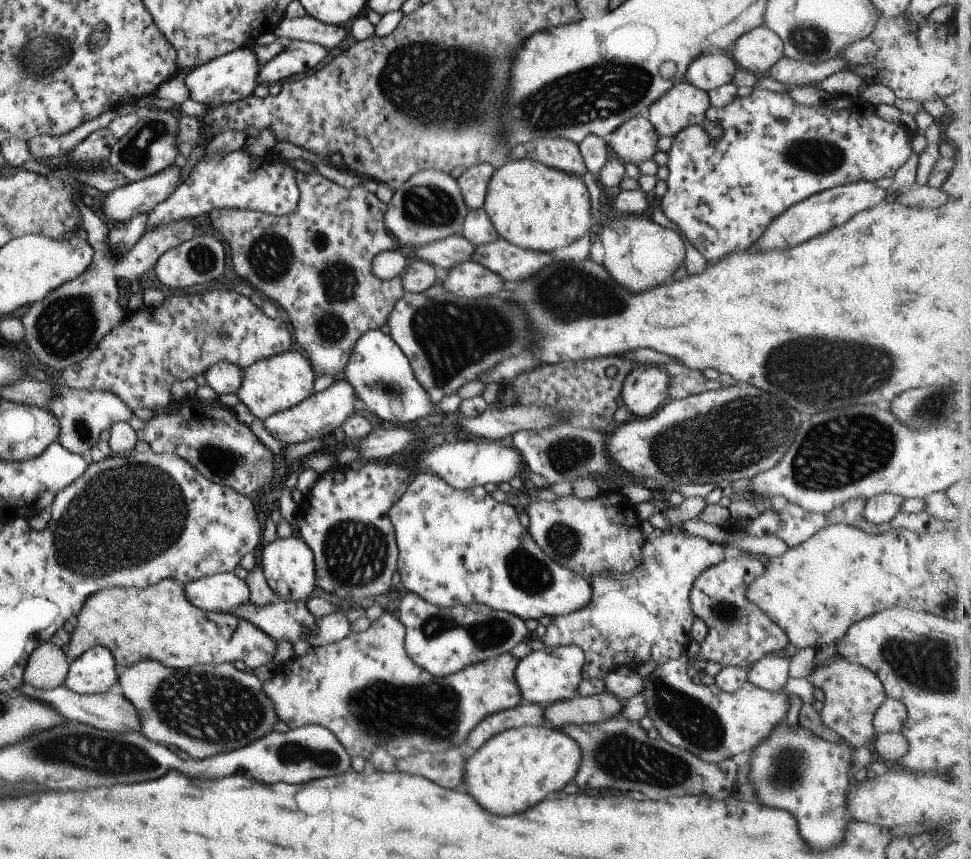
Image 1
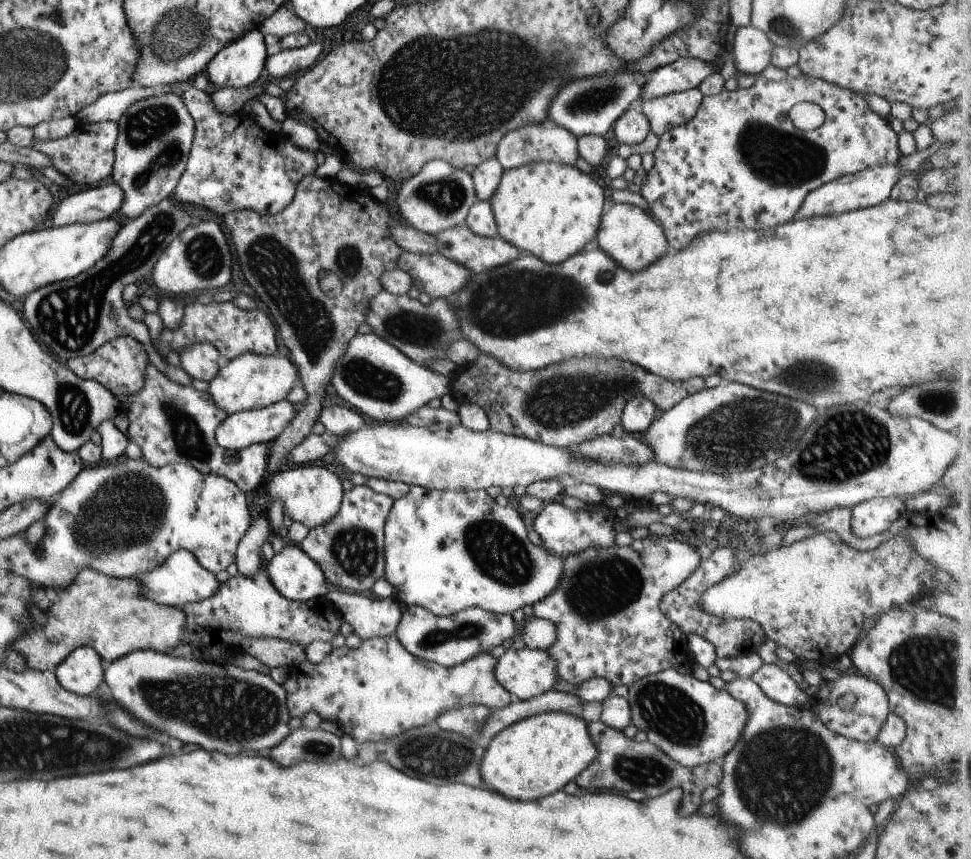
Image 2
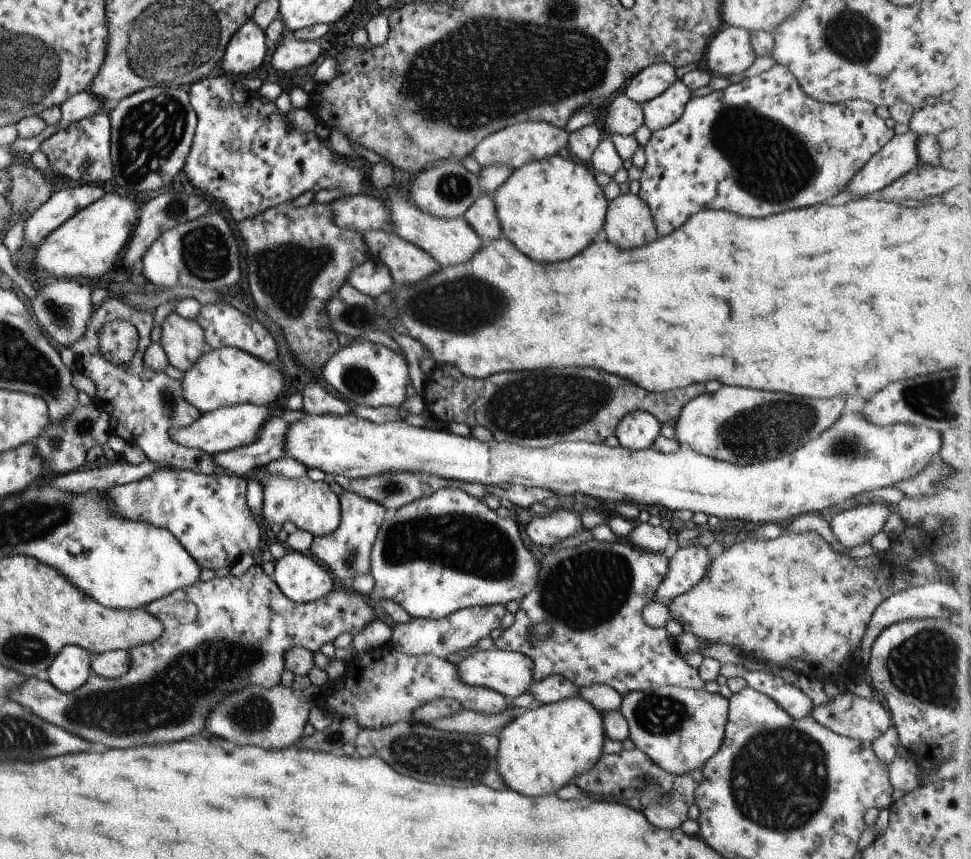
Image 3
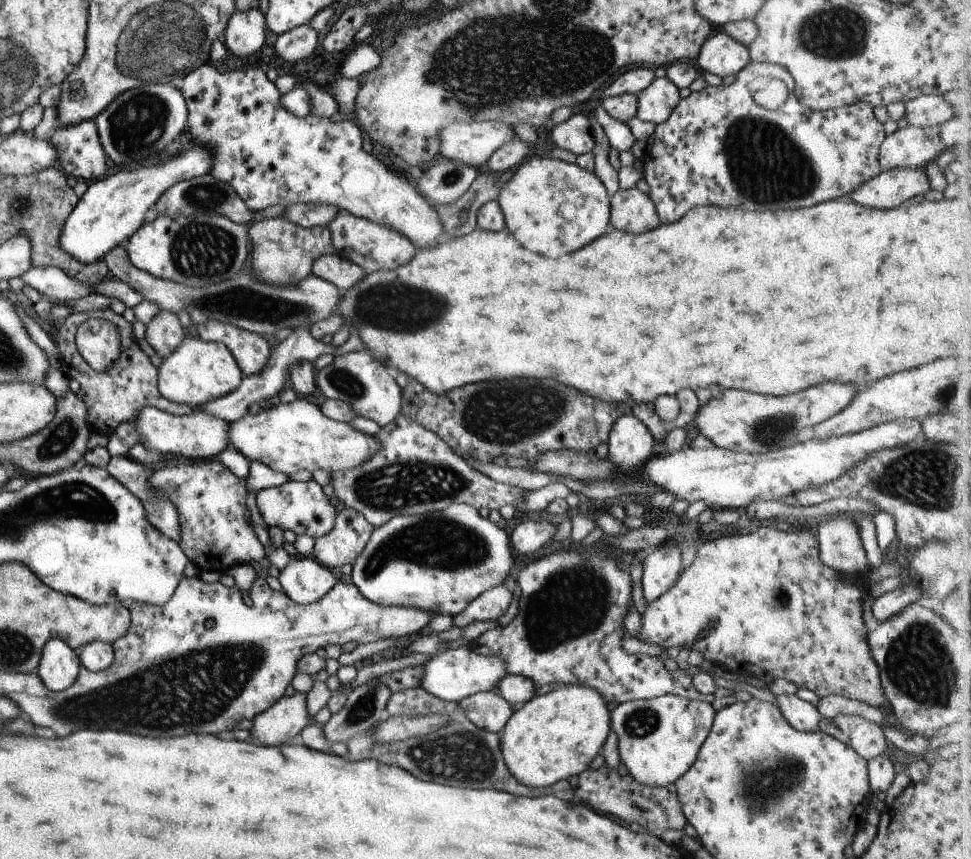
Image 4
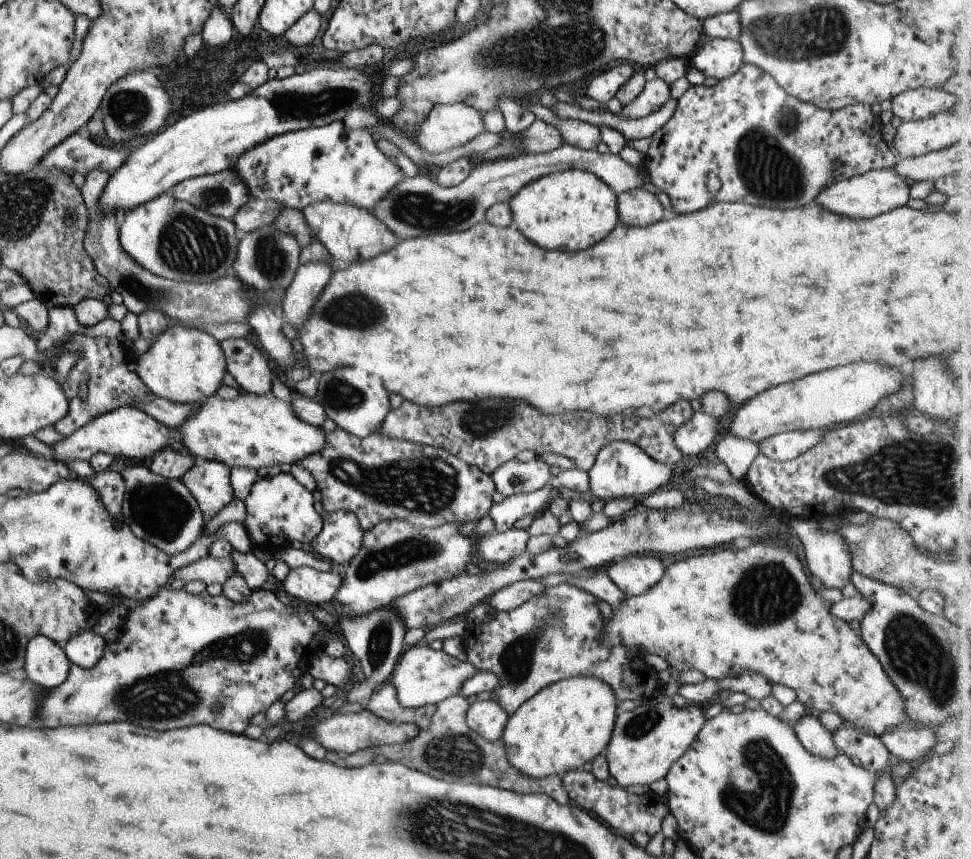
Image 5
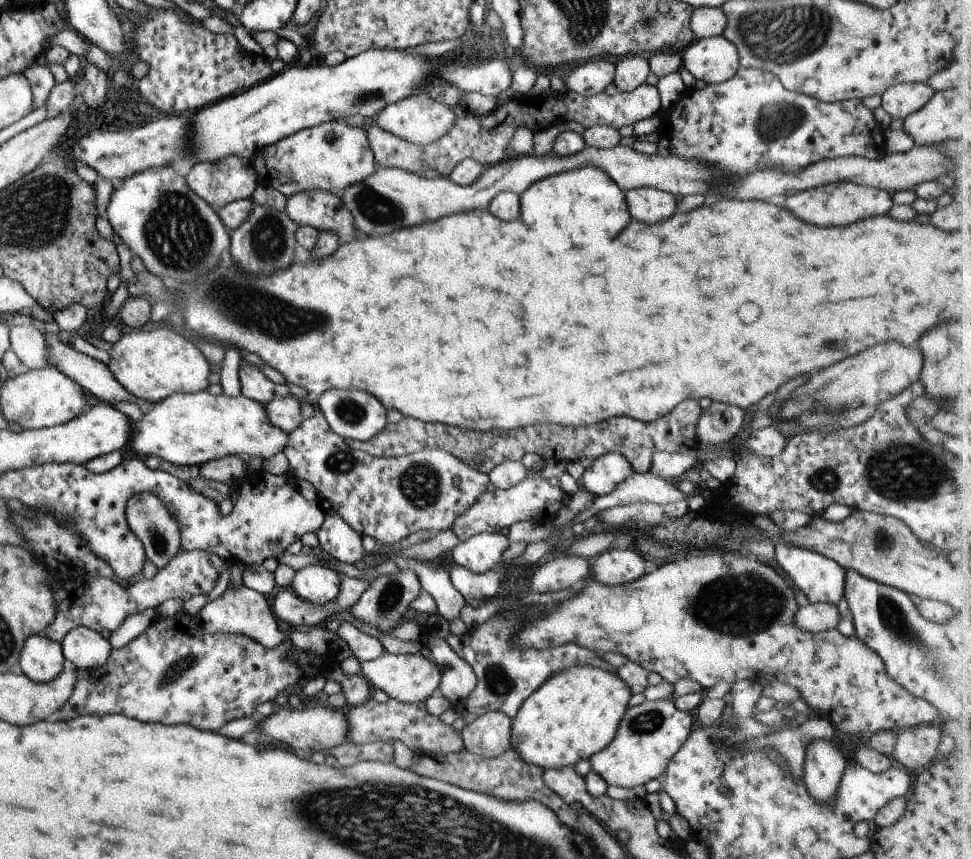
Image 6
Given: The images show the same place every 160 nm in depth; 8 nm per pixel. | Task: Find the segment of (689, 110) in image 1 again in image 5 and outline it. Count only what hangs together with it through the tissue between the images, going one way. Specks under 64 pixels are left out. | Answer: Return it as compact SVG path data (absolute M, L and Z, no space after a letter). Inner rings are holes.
M655 77L645 81L642 91L633 101L621 105L621 114L614 117L622 119L640 119L659 110L670 99L669 85Z

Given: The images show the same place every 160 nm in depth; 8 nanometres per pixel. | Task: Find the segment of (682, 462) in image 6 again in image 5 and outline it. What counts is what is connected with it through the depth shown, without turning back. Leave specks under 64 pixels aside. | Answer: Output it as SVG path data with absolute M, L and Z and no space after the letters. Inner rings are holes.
M611 441L602 446L591 465L588 474L589 497L609 501L614 498L637 497L649 494L669 482L673 475L672 465L651 460L635 443L627 441Z

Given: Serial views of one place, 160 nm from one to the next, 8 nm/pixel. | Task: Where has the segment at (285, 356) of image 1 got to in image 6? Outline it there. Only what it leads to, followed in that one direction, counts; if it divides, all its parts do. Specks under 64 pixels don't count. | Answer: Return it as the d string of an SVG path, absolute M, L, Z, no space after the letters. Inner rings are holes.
M165 324L150 325L141 329L125 329L119 340L113 343L108 352L110 364L106 366L119 386L127 390L138 400L149 402L149 404L162 401L174 393L196 393L205 391L208 387L207 375L209 374L208 363L203 354L190 341L187 341L185 334Z

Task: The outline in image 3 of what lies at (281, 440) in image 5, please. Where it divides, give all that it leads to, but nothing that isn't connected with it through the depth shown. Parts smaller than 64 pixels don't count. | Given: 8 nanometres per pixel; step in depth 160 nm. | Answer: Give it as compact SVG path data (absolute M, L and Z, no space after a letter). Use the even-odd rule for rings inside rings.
M845 410L839 415L835 422L831 423L831 426L828 426L819 436L808 440L803 445L798 445L793 448L792 451L784 456L776 457L775 459L769 459L766 461L759 461L755 464L750 465L734 465L729 464L723 461L718 461L717 459L712 459L711 457L706 457L705 455L697 454L689 448L678 448L676 451L670 453L660 453L654 451L653 449L639 449L634 451L621 445L615 447L609 447L602 442L599 444L587 443L586 441L561 441L558 443L553 443L548 447L526 447L521 444L508 443L503 441L496 441L492 439L490 442L481 442L475 437L469 435L468 437L463 437L457 434L453 434L450 431L446 430L443 426L436 429L428 429L427 427L415 427L411 424L406 424L405 421L391 421L389 423L375 424L374 422L369 422L359 418L357 415L343 415L343 416L331 416L331 415L307 415L303 418L303 421L297 422L295 424L290 424L286 432L286 438L284 439L284 453L287 457L297 459L299 462L302 462L306 468L318 468L324 473L329 473L333 475L341 475L342 477L347 477L348 479L360 479L370 476L377 476L378 474L383 474L386 472L400 472L400 473L423 473L428 475L435 475L436 477L442 478L444 481L460 481L461 483L479 483L484 487L509 487L513 485L519 485L524 487L539 487L542 489L547 489L553 495L560 494L561 496L569 496L575 494L582 494L587 496L592 496L593 498L601 498L607 502L617 503L631 503L631 504L643 504L647 505L661 505L666 509L671 511L675 510L689 510L689 512L703 512L709 516L717 516L717 518L733 518L733 520L743 520L743 522L750 522L754 525L765 525L766 523L781 523L781 520L787 520L791 516L799 517L800 514L808 514L809 512L818 512L819 510L825 510L825 508L831 508L831 506L837 506L845 500L853 498L855 494L861 494L865 490L875 490L876 488L885 488L887 486L893 487L901 481L909 481L916 474L921 473L927 466L927 463L930 463L934 458L938 457L938 452L940 445L942 444L941 433L939 431L933 430L932 428L927 428L926 426L921 425L912 425L909 423L895 423L892 425L877 426L875 423L868 421L863 413L859 411L850 411Z

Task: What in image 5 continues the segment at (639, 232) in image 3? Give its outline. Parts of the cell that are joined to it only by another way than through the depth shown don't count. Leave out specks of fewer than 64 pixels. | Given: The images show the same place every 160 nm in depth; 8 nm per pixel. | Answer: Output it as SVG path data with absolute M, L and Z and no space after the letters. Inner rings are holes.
M643 188L616 195L616 211L619 212L619 222L625 226L649 226L663 216L663 209L657 198Z

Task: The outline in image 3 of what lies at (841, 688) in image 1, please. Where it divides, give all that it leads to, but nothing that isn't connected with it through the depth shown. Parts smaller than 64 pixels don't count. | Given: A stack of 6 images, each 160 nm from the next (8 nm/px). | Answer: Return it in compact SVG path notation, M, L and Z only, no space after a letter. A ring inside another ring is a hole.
M845 690L842 694L837 694L831 702L820 705L812 705L810 717L821 726L828 728L832 733L840 734L860 741L873 742L891 724L888 710L883 709L880 700L874 695L871 699L856 696Z

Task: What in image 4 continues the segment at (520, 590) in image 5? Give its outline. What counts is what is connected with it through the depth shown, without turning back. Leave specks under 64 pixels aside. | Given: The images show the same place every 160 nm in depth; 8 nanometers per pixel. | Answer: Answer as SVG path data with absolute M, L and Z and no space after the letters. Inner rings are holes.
M499 585L485 592L482 592L474 601L468 602L467 606L459 611L456 615L453 615L452 626L458 626L459 628L465 628L467 624L471 624L473 620L475 622L493 620L503 614L507 610L507 606L510 604L511 592L503 585Z

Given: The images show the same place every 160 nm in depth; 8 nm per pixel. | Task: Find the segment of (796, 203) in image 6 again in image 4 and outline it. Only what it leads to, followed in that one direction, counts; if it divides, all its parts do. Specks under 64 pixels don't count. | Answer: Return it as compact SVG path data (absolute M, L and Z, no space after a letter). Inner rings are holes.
M887 169L865 181L847 195L869 208L895 208L913 197L931 196L931 186L922 169Z

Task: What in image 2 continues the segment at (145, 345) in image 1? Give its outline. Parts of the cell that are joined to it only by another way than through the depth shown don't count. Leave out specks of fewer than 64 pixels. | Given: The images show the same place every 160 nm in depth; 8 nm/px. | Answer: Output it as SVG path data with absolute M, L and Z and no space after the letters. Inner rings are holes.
M191 302L183 307L181 326L177 324L173 330L164 328L157 338L157 350L159 354L165 354L171 350L174 354L179 352L181 345L185 343L209 342L211 347L220 355L221 361L229 361L239 354L252 353L255 355L276 355L275 328L271 320L261 310L241 310L231 302L211 302L200 304ZM118 337L109 340L88 356L79 356L63 362L64 366L71 370L77 378L93 380L107 388L113 396L125 398L129 394L137 394L143 388L145 378L145 366L147 366L147 354L143 346L132 337Z

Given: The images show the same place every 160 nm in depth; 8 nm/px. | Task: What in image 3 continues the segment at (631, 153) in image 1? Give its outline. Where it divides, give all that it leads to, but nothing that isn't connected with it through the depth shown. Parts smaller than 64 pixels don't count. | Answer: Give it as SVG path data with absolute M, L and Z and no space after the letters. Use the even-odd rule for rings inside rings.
M625 95L615 96L605 107L605 126L613 135L631 136L644 124L642 108Z

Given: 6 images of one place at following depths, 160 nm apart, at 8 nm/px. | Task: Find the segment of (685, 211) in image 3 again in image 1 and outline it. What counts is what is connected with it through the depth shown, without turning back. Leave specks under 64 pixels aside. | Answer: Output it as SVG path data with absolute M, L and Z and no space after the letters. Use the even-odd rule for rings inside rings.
M753 89L751 94L736 97L723 108L713 108L709 106L705 110L704 118L707 121L718 124L722 129L721 137L717 140L711 140L709 135L704 131L700 124L693 124L683 128L677 132L671 140L671 146L665 154L667 155L667 170L668 176L665 180L666 192L658 199L657 203L663 216L677 226L677 230L685 236L685 240L689 242L707 262L717 262L721 258L725 258L729 252L739 252L739 250L747 250L751 244L757 242L757 238L763 234L763 230L767 230L767 226L783 214L789 206L795 205L797 202L818 194L823 190L840 186L843 184L852 184L853 182L874 182L881 178L891 178L894 176L897 169L905 164L905 161L911 156L909 134L907 129L902 126L885 122L875 114L875 106L868 103L864 98L856 95L845 94L830 94L828 99L824 99L819 106L799 106L795 104L789 97L788 92L775 92L769 90Z

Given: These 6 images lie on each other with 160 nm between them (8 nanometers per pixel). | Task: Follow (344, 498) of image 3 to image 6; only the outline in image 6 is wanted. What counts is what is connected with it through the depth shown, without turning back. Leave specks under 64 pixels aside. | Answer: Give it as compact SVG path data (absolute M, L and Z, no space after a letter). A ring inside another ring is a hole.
M338 514L327 515L315 536L318 546L330 560L357 564L365 560L361 535L356 533Z

